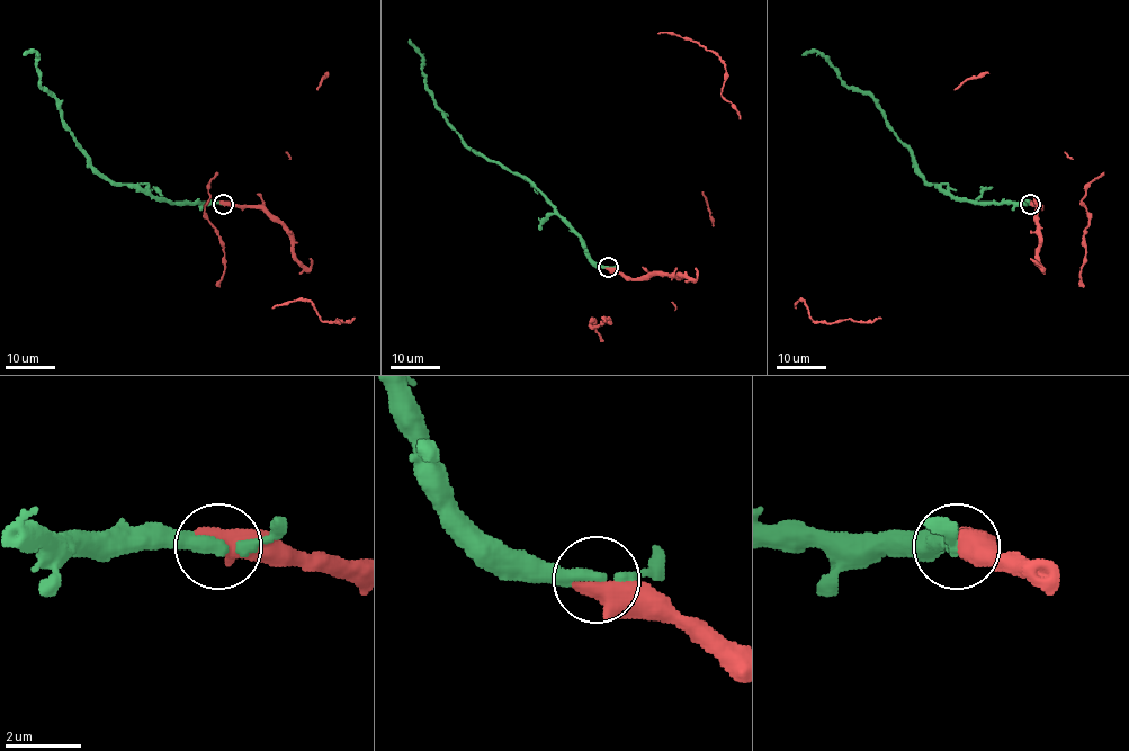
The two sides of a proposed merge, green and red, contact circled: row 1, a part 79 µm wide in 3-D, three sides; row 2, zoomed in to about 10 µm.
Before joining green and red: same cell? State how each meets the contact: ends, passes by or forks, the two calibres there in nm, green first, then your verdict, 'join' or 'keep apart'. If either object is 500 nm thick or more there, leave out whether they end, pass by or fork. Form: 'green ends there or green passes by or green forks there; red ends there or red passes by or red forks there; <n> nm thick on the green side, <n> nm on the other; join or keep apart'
300 nm thick on the green side, 700 nm on the other; join

